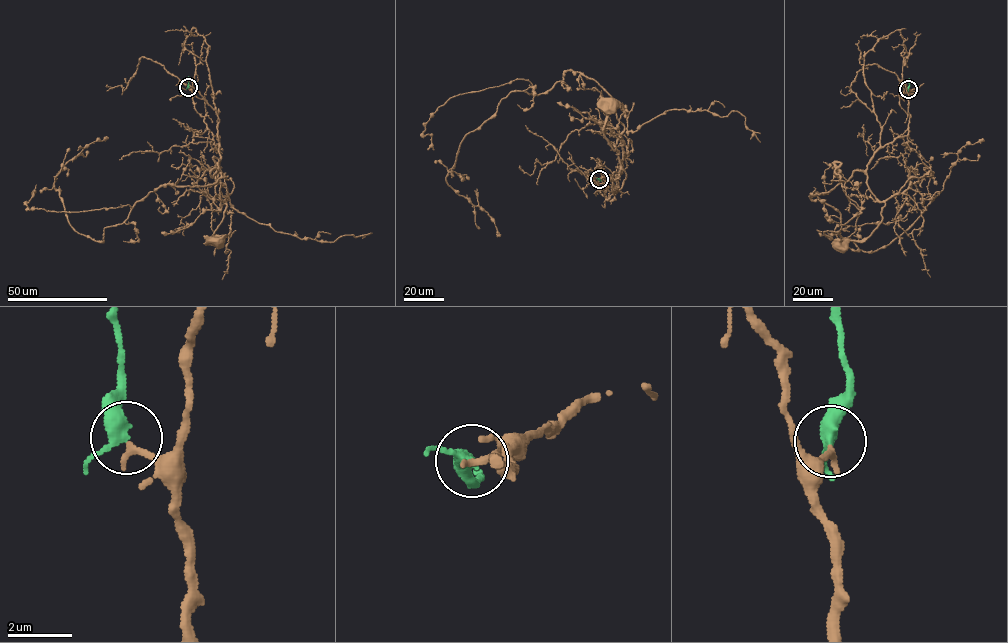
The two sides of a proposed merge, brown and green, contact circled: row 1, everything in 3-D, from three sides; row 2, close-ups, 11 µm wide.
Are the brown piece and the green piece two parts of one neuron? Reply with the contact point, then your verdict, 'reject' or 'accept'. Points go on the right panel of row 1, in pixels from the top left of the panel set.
at (908, 89); accept

